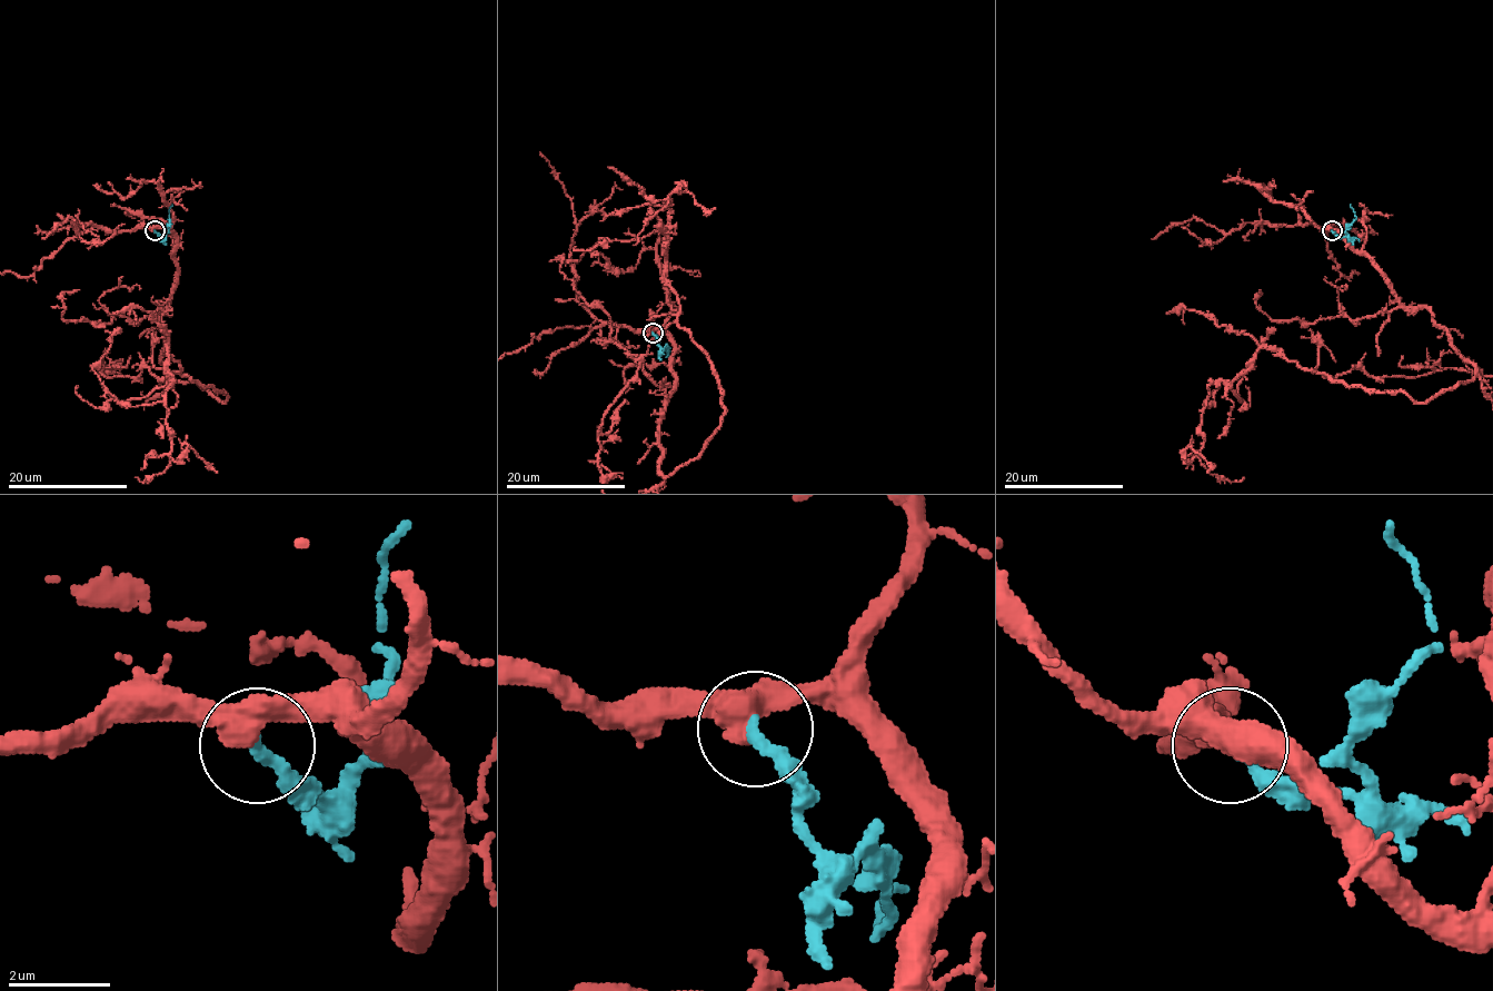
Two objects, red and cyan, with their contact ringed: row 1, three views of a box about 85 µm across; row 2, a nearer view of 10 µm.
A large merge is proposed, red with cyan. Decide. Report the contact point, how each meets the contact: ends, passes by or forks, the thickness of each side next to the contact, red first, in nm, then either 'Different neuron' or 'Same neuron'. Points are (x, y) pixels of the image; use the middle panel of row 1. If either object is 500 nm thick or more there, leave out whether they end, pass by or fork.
Place: (653, 333). At the ring red passes by. At the ring cyan ends. Thickness 440 nm (red) against 280 nm. Different neuron

